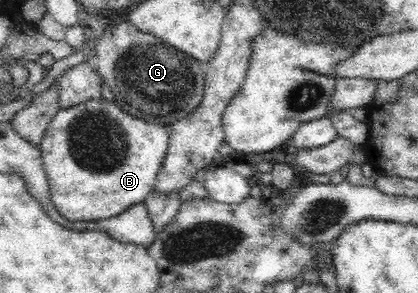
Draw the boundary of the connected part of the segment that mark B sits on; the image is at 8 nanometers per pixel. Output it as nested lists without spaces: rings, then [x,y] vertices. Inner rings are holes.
[[[92,99],[68,109],[60,108],[47,125],[38,146],[54,207],[59,214],[62,213],[62,217],[84,227],[93,225],[97,220],[116,217],[128,207],[143,203],[148,193],[153,191],[168,145],[168,127],[134,119],[122,113],[120,106],[114,102]]]

